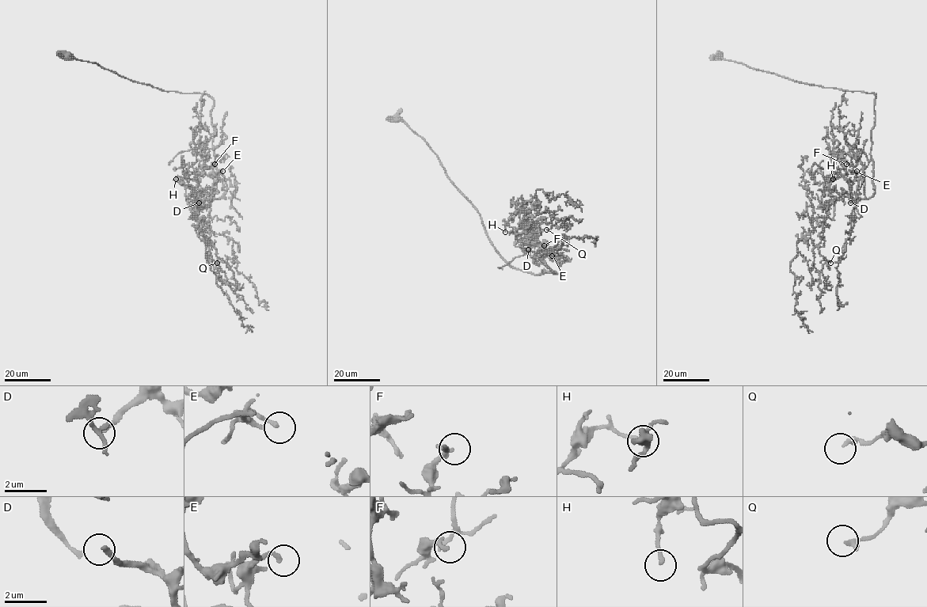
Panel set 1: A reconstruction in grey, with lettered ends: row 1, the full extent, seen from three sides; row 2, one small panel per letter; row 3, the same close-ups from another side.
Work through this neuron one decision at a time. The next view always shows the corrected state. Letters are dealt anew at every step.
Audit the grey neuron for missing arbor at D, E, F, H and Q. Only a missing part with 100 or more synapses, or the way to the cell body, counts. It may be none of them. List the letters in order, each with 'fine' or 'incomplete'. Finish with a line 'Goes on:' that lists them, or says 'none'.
D: incomplete
E: fine
F: fine
H: fine
Q: fine
Goes on: D

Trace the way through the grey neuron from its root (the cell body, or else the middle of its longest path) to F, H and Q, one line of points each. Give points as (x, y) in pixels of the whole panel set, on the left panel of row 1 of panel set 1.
F: (67, 55), (163, 90), (207, 95), (216, 169), (226, 182), (218, 199), (203, 161), (214, 164)
H: (67, 55), (163, 90), (203, 92), (213, 100), (212, 149), (226, 192), (218, 199), (187, 197), (176, 179)
Q: (67, 55), (213, 100), (226, 192), (186, 198), (207, 223), (217, 263)

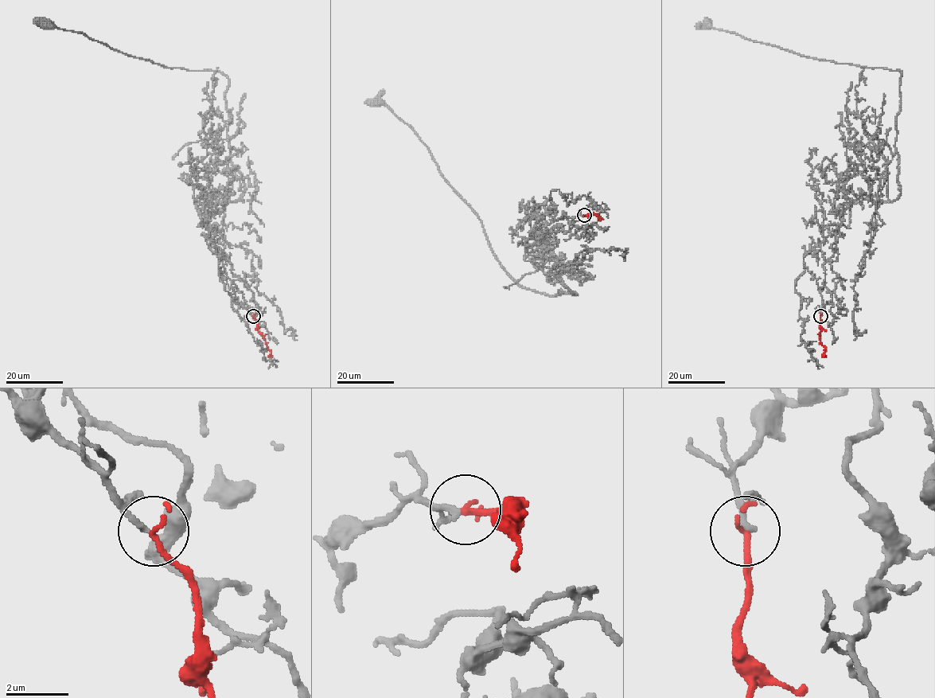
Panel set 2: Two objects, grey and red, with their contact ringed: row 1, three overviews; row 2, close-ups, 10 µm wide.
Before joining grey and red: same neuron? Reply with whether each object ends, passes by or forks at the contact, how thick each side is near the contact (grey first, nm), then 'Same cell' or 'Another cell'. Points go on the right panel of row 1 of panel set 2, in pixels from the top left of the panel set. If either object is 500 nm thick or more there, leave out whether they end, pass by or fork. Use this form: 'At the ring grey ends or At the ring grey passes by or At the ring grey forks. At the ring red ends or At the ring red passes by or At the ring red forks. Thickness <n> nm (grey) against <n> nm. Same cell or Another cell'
At the ring grey passes by. At the ring red passes by. Thickness 130 nm (grey) against 130 nm. Same cell

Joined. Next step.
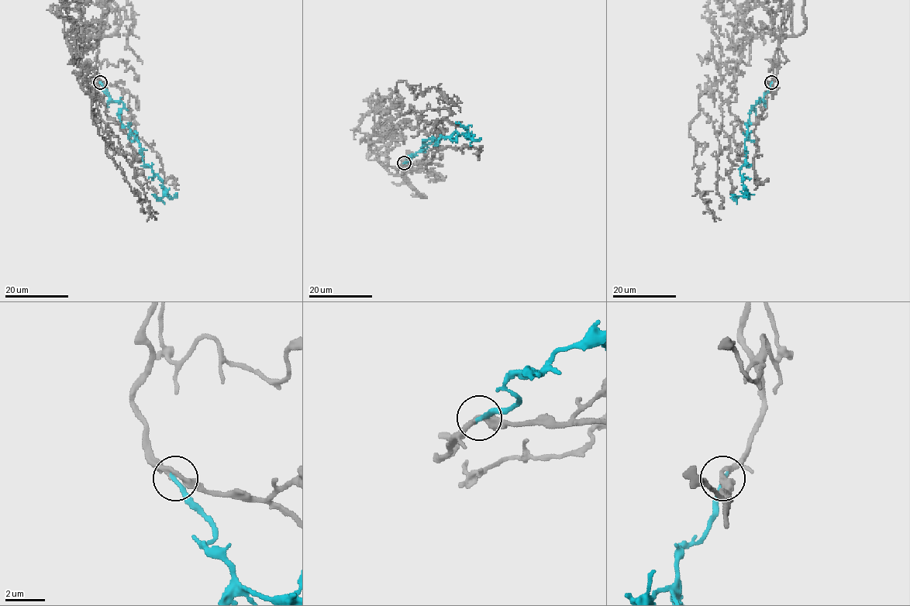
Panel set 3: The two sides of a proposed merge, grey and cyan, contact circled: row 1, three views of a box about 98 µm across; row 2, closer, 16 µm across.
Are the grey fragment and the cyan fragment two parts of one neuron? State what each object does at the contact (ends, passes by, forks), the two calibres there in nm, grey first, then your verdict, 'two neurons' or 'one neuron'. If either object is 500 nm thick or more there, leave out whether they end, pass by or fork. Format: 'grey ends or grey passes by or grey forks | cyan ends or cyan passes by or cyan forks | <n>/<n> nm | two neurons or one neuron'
grey passes by | cyan ends | 280/240 nm | one neuron

